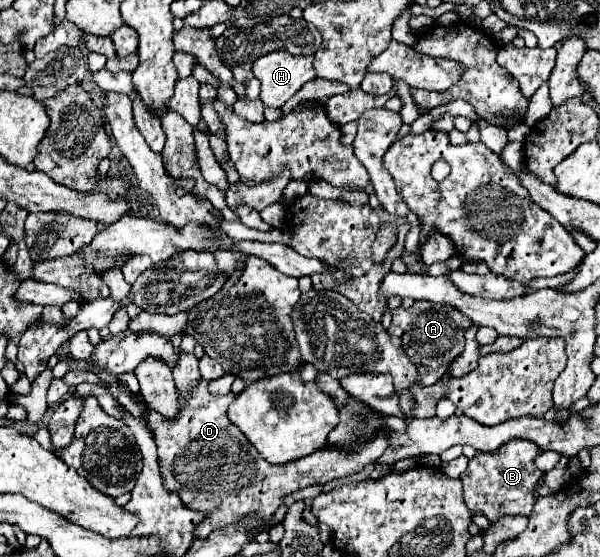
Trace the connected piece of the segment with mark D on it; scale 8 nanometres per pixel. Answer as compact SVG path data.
M201 379L189 391L189 397L177 393L181 409L173 421L165 421L165 417L153 409L149 409L147 415L147 423L157 443L165 489L177 493L187 509L207 515L207 519L195 529L195 537L199 539L229 525L249 525L251 519L269 519L283 503L285 495L309 485L327 485L335 479L351 477L365 465L377 463L381 453L389 447L389 437L385 437L385 433L375 433L373 441L365 441L357 453L323 447L303 459L271 465L227 419L227 407L233 403L235 393L213 397L207 385L209 381Z

